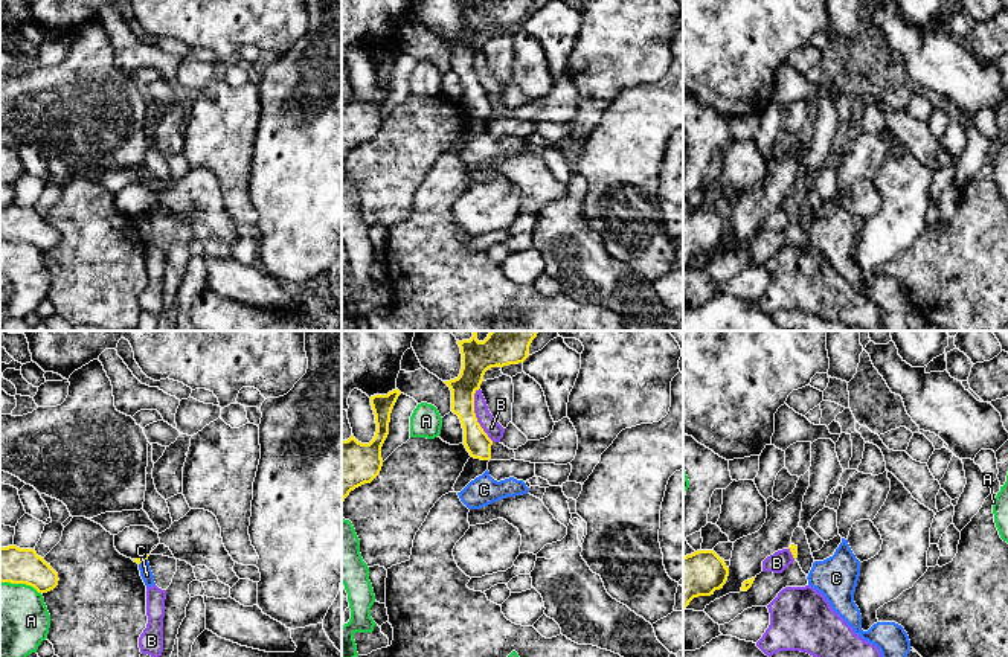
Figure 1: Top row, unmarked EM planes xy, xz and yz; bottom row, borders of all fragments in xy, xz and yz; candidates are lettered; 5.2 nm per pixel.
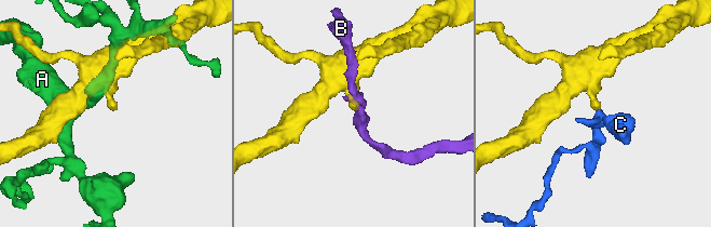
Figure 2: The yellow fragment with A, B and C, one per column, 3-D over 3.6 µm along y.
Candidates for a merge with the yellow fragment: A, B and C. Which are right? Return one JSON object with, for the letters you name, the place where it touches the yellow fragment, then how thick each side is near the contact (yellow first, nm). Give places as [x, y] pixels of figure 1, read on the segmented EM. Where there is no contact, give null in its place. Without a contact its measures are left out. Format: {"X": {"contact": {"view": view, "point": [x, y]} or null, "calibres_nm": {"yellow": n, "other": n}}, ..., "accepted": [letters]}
{"accepted": []}

